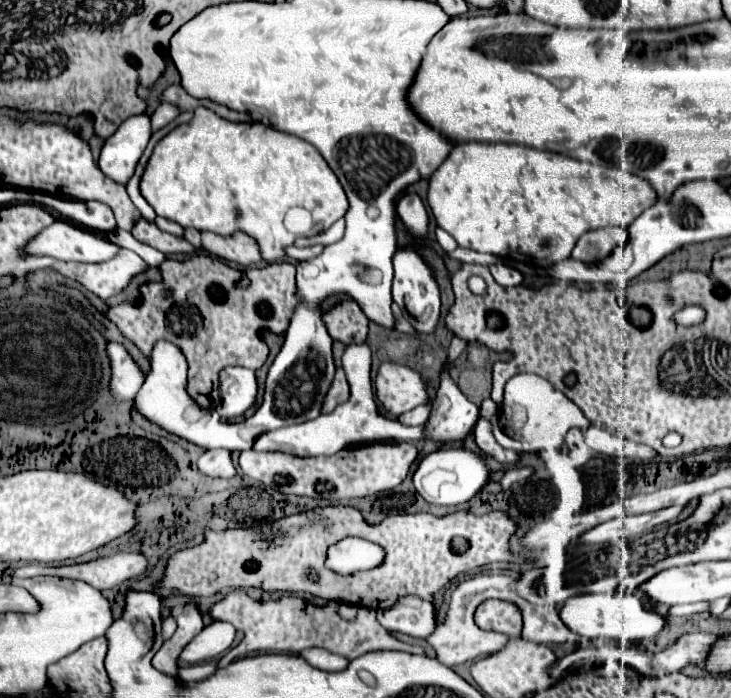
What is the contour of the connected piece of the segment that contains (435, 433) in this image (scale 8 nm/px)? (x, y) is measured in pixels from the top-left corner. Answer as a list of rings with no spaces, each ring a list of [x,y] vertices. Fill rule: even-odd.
[[[442,372],[440,388],[430,402],[430,416],[422,426],[426,440],[460,442],[470,436],[478,420],[478,408],[460,392],[448,372]]]

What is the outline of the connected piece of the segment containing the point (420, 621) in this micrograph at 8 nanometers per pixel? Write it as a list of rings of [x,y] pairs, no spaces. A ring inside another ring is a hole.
[[[402,596],[388,610],[378,610],[378,622],[390,632],[410,634],[414,638],[430,636],[436,628],[434,606],[420,596]]]

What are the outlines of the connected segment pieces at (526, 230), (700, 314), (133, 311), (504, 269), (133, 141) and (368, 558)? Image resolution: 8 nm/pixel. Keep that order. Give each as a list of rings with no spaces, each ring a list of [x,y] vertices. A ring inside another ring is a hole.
[[[466,142],[454,146],[438,172],[430,176],[428,190],[428,204],[438,226],[450,232],[450,236],[454,236],[462,248],[504,256],[510,260],[516,260],[516,256],[526,256],[534,266],[544,266],[544,258],[546,262],[548,258],[550,262],[570,258],[576,240],[588,230],[606,226],[628,228],[634,218],[638,218],[656,200],[658,194],[650,182],[626,170],[604,168],[564,154],[518,144],[486,142]]]
[[[688,306],[682,308],[678,314],[674,314],[674,322],[678,326],[690,328],[690,326],[698,326],[704,322],[704,308],[702,306]]]
[[[196,254],[184,262],[168,258],[160,266],[162,282],[148,282],[140,286],[140,298],[136,302],[122,302],[114,308],[108,308],[104,316],[114,322],[124,338],[128,338],[148,360],[154,344],[158,340],[170,340],[176,344],[188,362],[188,396],[200,406],[200,408],[214,408],[218,402],[218,374],[226,366],[246,366],[250,370],[258,370],[266,358],[268,358],[268,346],[262,340],[262,330],[270,330],[274,334],[282,334],[288,328],[288,320],[292,316],[292,308],[298,302],[296,298],[296,268],[292,264],[268,264],[266,268],[254,268],[246,272],[238,272],[224,264],[218,258],[212,258],[208,254]],[[248,276],[250,286],[238,288],[236,282]],[[220,286],[224,288],[224,298],[218,302],[212,298],[210,288]],[[266,302],[270,306],[268,316],[258,314],[258,304]]]
[[[492,264],[488,266],[488,270],[500,286],[518,286],[522,282],[522,274],[516,268],[510,268],[504,264]]]
[[[132,116],[104,142],[98,166],[114,182],[126,184],[152,136],[150,117]]]
[[[346,536],[328,548],[326,568],[340,576],[350,576],[360,570],[378,568],[384,556],[386,552],[380,544],[358,536]]]

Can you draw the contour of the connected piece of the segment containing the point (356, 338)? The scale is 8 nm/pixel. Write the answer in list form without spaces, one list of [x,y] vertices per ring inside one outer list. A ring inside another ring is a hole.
[[[344,300],[324,314],[326,328],[334,340],[344,344],[362,344],[366,340],[368,322],[354,300]]]

